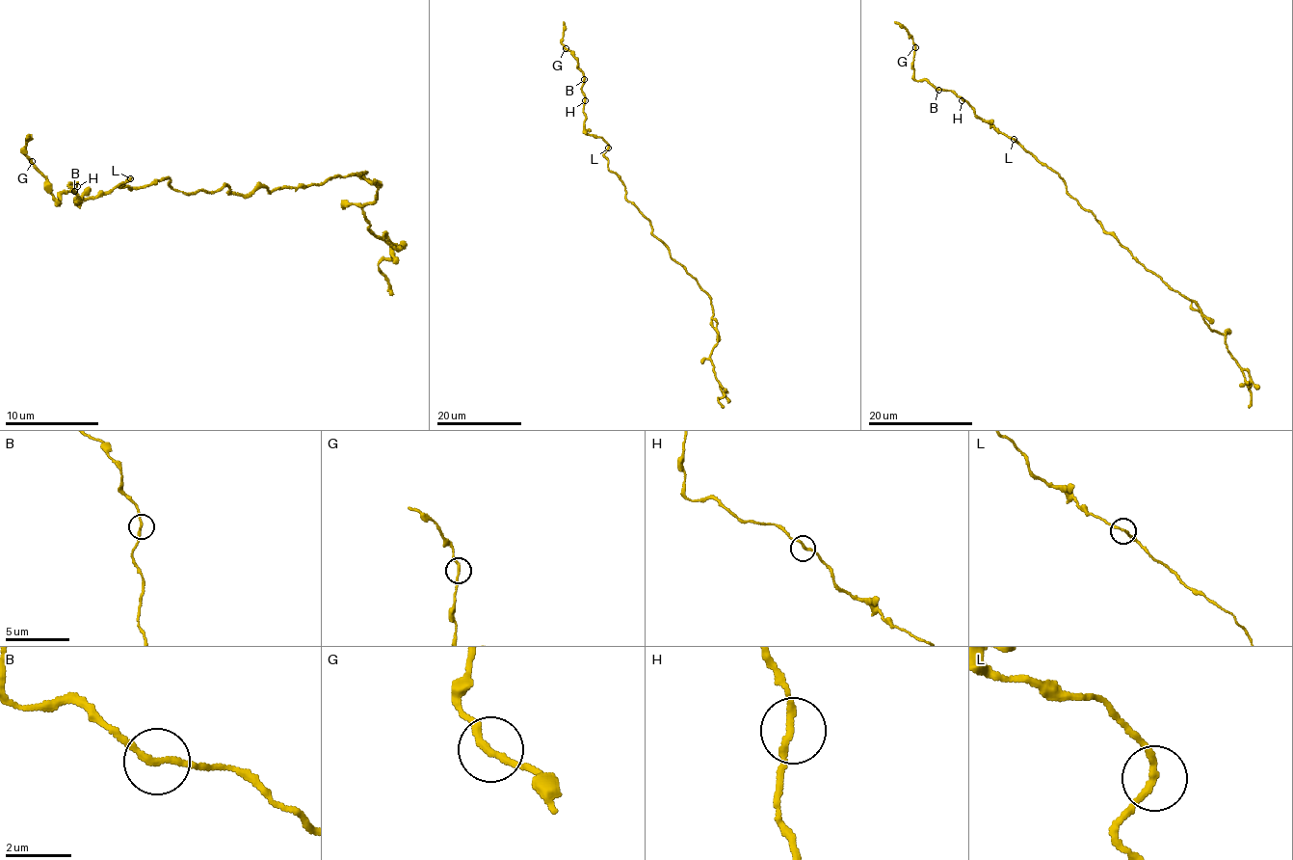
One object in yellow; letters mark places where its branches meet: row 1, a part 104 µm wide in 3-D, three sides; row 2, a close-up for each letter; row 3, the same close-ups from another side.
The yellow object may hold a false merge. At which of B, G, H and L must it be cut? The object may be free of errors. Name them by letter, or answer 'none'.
none

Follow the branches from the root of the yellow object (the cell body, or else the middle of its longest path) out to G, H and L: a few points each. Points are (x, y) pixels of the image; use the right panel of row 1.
G: (1079, 203), (1057, 173), (1016, 141), (985, 121), (967, 102), (952, 91), (916, 80), (912, 66), (915, 47)
H: (1079, 203), (1057, 173), (1016, 141), (998, 132), (962, 100)
L: (1079, 203), (1067, 190), (1064, 180), (1057, 173), (1013, 139)

